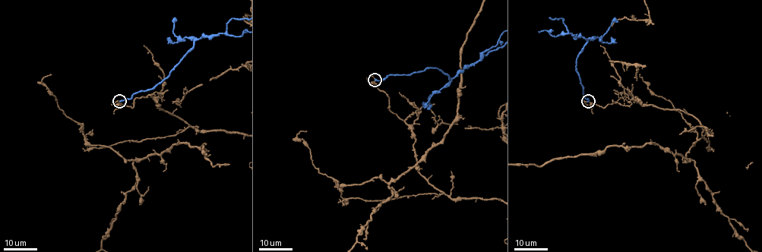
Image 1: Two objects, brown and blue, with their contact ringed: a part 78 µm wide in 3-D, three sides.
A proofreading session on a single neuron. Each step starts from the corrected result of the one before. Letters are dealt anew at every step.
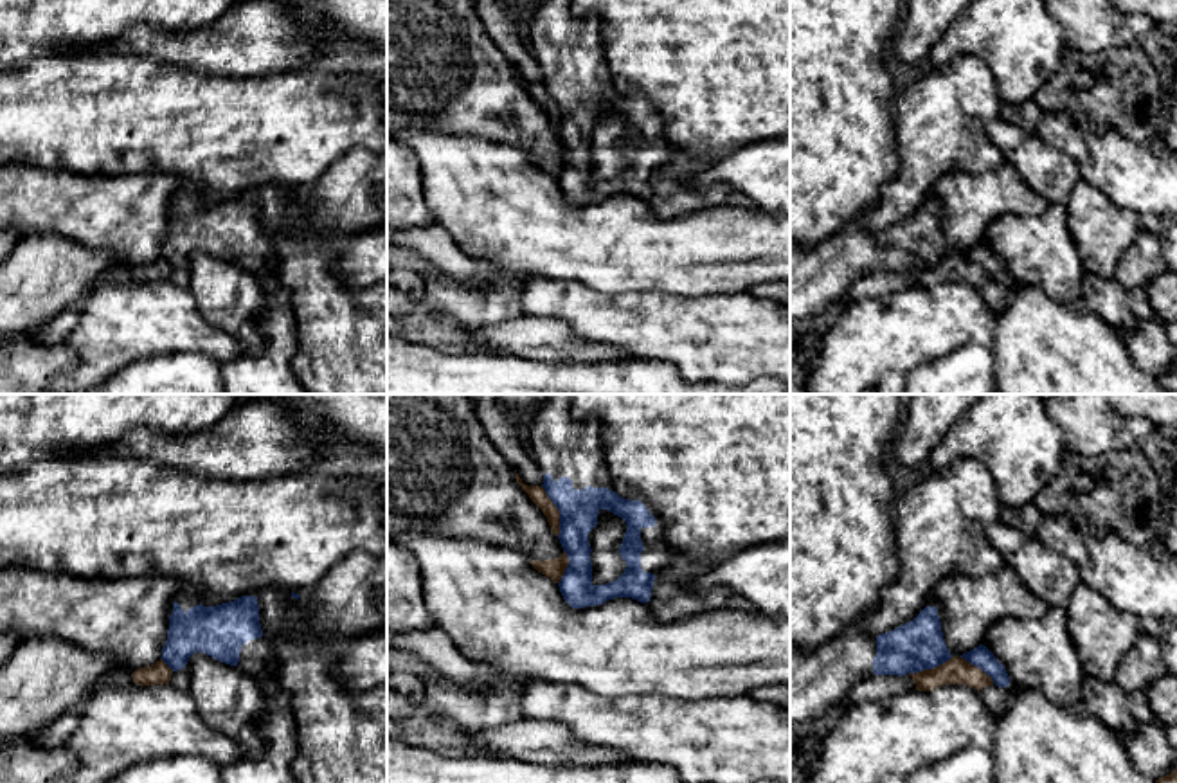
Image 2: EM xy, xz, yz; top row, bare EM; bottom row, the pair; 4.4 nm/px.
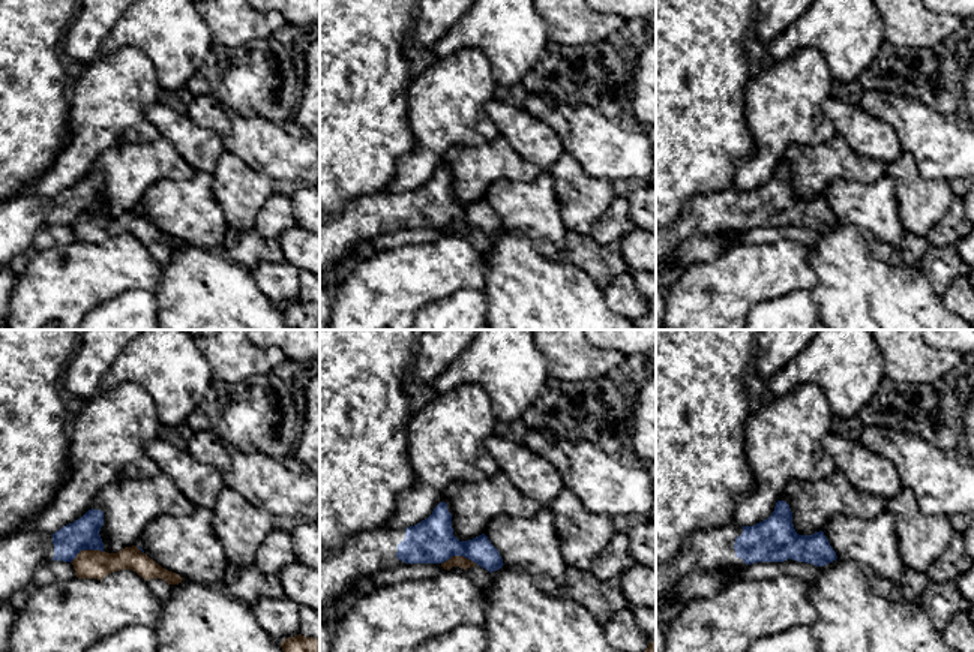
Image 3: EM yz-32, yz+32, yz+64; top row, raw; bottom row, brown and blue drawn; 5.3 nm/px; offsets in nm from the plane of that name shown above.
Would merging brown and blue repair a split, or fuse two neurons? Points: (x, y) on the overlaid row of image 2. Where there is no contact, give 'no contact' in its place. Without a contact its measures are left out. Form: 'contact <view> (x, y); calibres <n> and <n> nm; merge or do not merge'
contact xz (558, 512); calibres 80 and 180 nm; do not merge

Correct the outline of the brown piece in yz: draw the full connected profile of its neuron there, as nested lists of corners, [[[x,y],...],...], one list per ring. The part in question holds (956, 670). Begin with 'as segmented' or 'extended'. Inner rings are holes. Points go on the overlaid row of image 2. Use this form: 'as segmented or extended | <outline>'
as segmented | [[[952,657],[938,668],[909,675],[912,677],[918,691],[934,691],[936,688],[945,684],[965,684],[977,691],[986,686],[993,686],[990,675],[986,675],[983,670],[970,664],[963,657]]]

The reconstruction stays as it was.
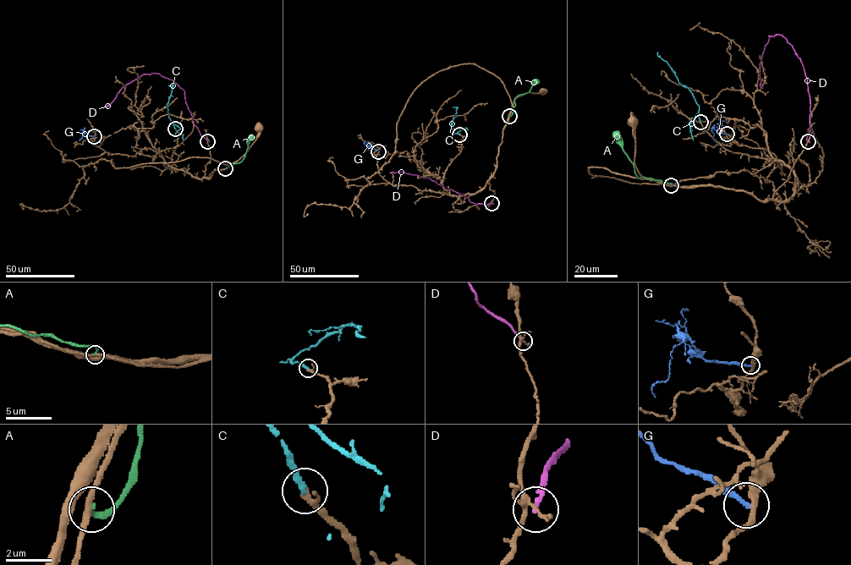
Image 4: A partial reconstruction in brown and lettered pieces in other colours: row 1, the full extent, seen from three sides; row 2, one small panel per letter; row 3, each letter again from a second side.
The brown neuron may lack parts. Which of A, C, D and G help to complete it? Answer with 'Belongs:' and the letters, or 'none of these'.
Belongs: C

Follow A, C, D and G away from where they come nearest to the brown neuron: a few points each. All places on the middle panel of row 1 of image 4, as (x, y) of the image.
A: (510, 116), (514, 99), (529, 91), (532, 81), (536, 79)
C: (459, 134), (452, 130), (451, 121), (457, 108), (452, 106)
D: (491, 203), (485, 205), (469, 201), (469, 198), (446, 189), (429, 178), (402, 172), (390, 172)
G: (378, 151), (368, 142), (365, 144)

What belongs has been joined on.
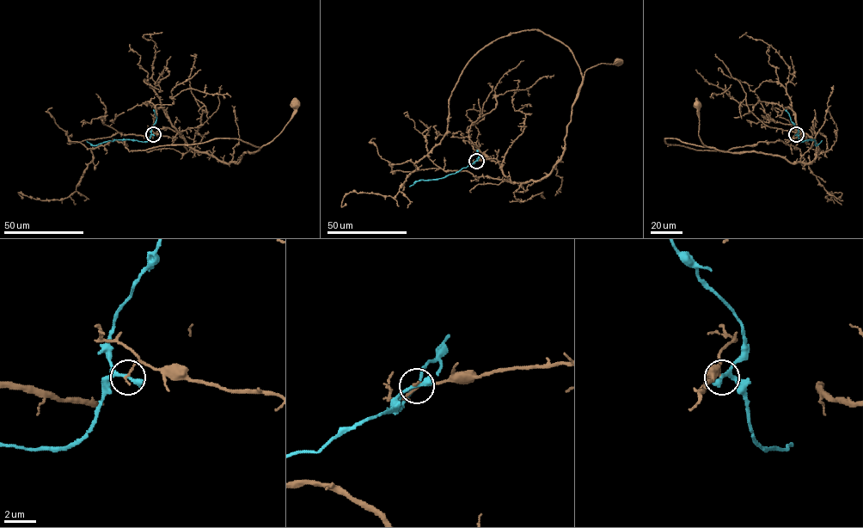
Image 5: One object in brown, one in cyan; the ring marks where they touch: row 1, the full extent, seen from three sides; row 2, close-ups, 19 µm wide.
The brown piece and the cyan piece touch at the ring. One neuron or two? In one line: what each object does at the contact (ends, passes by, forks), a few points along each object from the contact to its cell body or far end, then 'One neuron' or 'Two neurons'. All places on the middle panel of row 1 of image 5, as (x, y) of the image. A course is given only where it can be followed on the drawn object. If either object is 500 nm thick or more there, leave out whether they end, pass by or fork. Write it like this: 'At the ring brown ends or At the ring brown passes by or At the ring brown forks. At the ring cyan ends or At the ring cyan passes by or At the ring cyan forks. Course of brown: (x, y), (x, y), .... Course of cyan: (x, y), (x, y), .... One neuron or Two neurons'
At the ring brown ends. At the ring cyan ends. Course of brown: (475, 161), (496, 158), (512, 181), (547, 176), (561, 158), (572, 107), (584, 72), (602, 63), (617, 63). Course of cyan: (476, 161), (455, 174), (441, 178), (420, 180), (409, 187). Two neurons

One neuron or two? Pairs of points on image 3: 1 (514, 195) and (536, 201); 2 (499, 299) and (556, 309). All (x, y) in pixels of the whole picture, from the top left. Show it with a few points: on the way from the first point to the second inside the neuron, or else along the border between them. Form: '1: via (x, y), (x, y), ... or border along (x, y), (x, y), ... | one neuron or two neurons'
1: via (520, 201), (530, 201) | one neuron
2: via (512, 299), (529, 299), (542, 309) | one neuron

